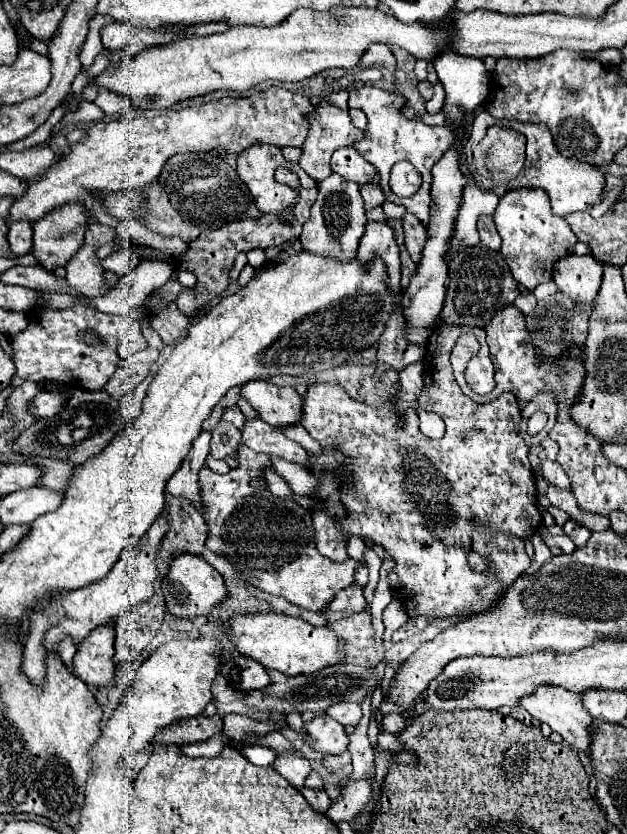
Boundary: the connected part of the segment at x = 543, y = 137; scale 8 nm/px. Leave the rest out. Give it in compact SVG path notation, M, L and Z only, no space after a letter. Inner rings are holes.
M480 108L476 112L476 118L470 126L470 136L484 136L486 130L490 126L510 126L518 132L522 132L526 136L526 148L530 150L530 172L526 172L526 176L516 178L516 186L512 188L544 188L550 196L550 204L552 204L552 212L556 216L566 216L570 212L578 212L578 210L588 210L594 204L602 202L602 194L606 190L606 178L604 172L598 166L592 166L588 162L580 162L576 158L566 158L562 156L554 142L552 142L552 134L544 124L532 124L532 122L516 122L516 120L498 120L494 116L490 116L484 108Z

